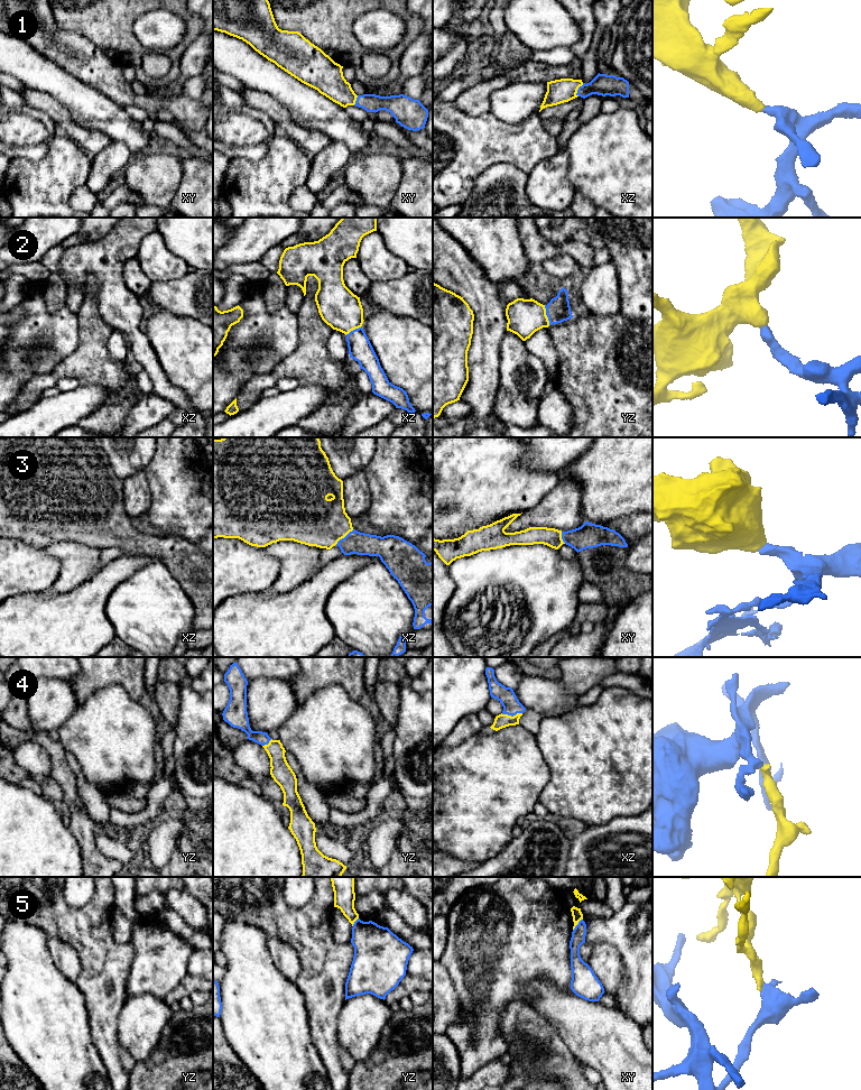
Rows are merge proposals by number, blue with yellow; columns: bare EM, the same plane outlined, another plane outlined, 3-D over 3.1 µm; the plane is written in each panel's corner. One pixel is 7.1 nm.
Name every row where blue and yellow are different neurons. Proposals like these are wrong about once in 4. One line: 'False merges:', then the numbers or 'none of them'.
False merges: 5

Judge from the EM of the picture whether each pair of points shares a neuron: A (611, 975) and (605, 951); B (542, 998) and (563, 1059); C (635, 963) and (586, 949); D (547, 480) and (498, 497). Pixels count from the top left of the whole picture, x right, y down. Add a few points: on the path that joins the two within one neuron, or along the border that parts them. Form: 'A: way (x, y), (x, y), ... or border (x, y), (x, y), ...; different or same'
A: way (609, 969), (605, 957); same
B: border (552, 1026), (567, 1047); different
C: border (585, 942), (592, 944); different
D: way (535, 485), (527, 488), (510, 488); same

